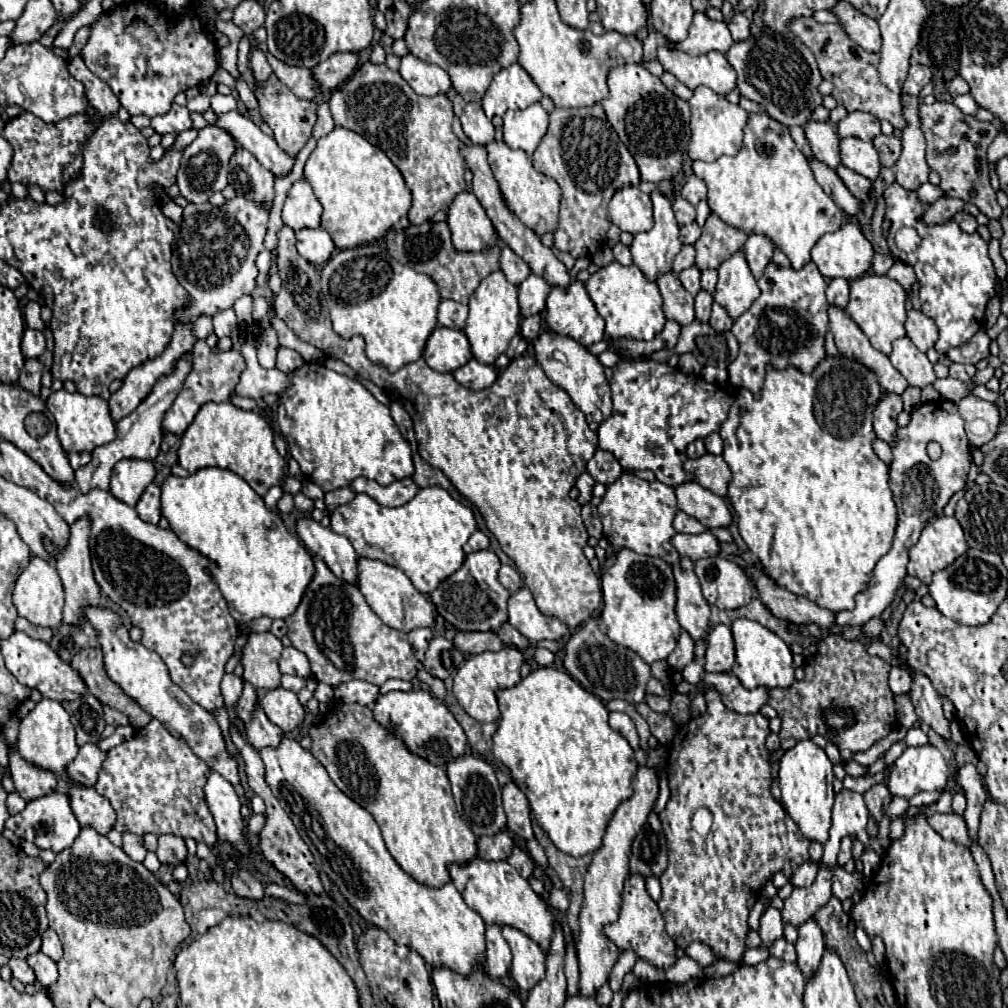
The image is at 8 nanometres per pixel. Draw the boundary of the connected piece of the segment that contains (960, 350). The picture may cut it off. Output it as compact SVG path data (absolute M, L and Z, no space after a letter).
M981 328L969 342L965 342L963 346L955 346L947 350L947 358L951 362L957 364L977 364L983 358L989 358L989 344L991 338L987 336L987 330Z

